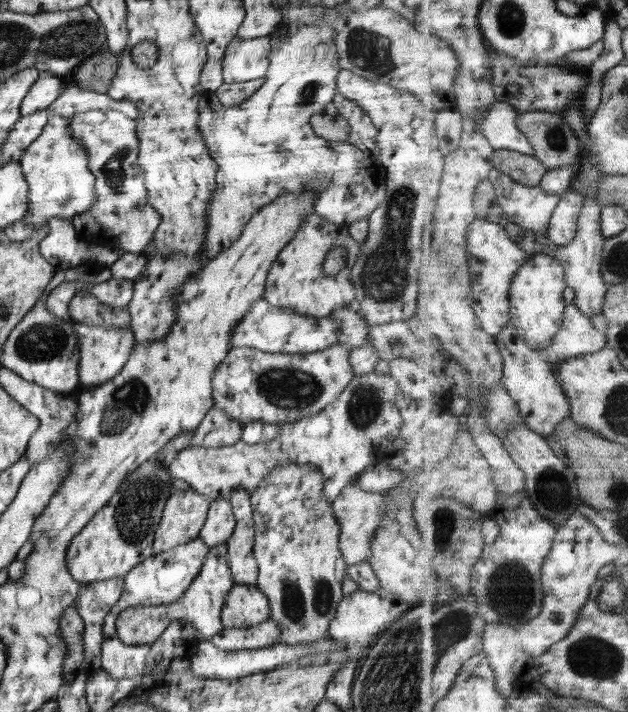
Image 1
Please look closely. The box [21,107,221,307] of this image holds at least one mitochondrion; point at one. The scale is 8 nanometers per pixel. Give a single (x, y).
(114, 173)

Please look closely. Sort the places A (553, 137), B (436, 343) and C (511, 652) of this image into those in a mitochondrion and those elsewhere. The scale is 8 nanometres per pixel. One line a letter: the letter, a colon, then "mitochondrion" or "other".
A: mitochondrion
B: other
C: other

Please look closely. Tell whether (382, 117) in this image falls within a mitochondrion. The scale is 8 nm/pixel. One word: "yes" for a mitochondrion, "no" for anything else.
no

